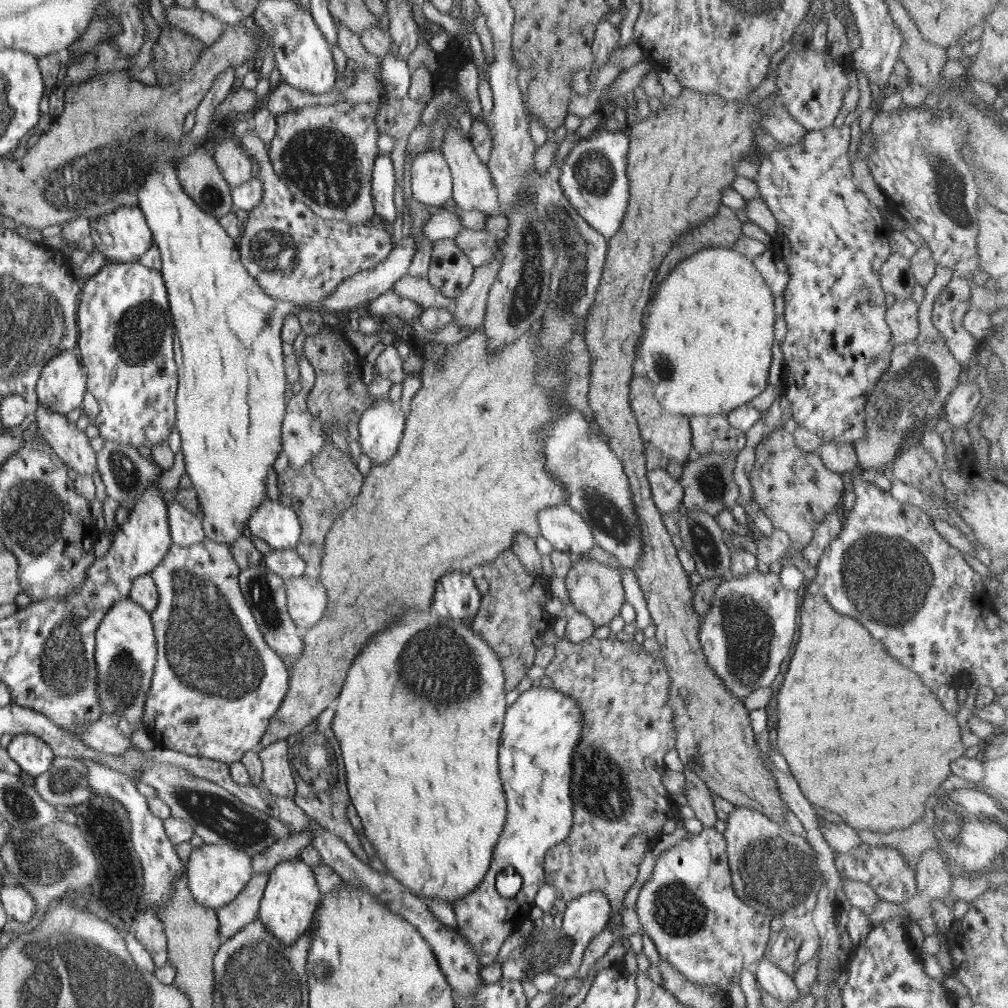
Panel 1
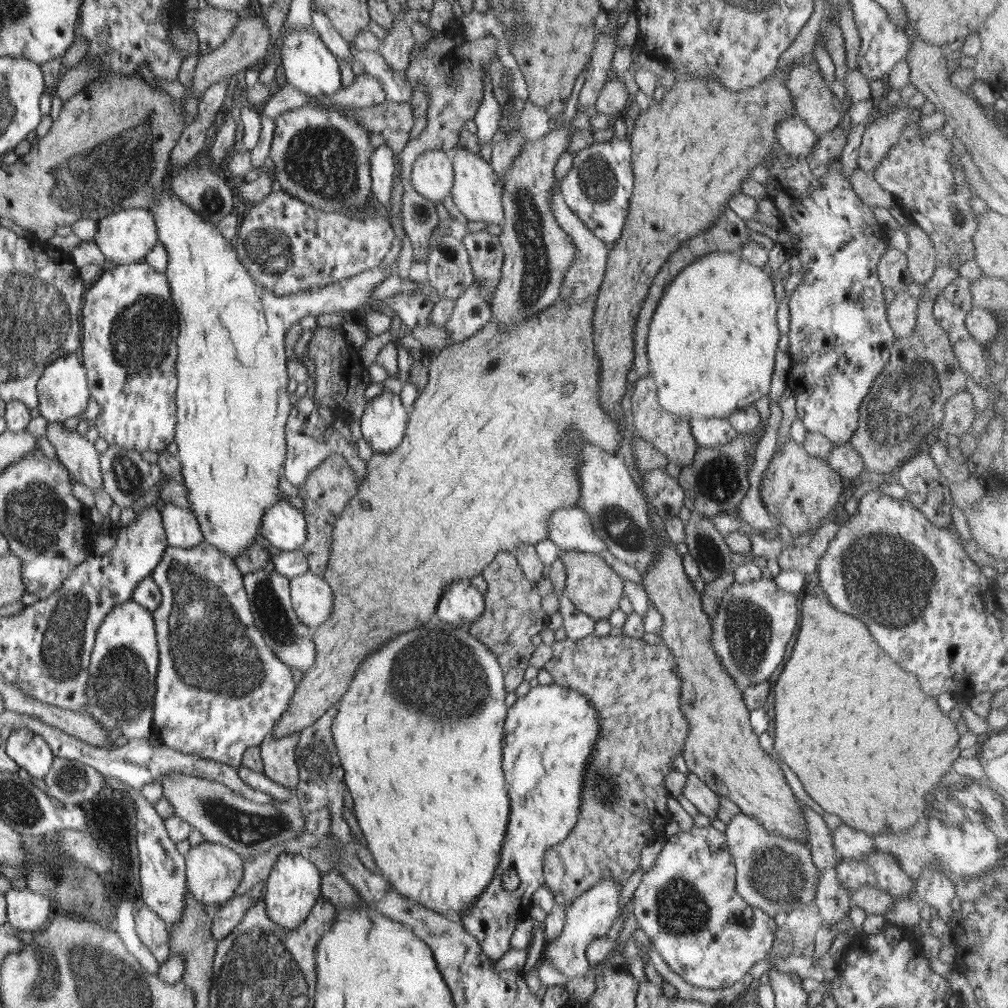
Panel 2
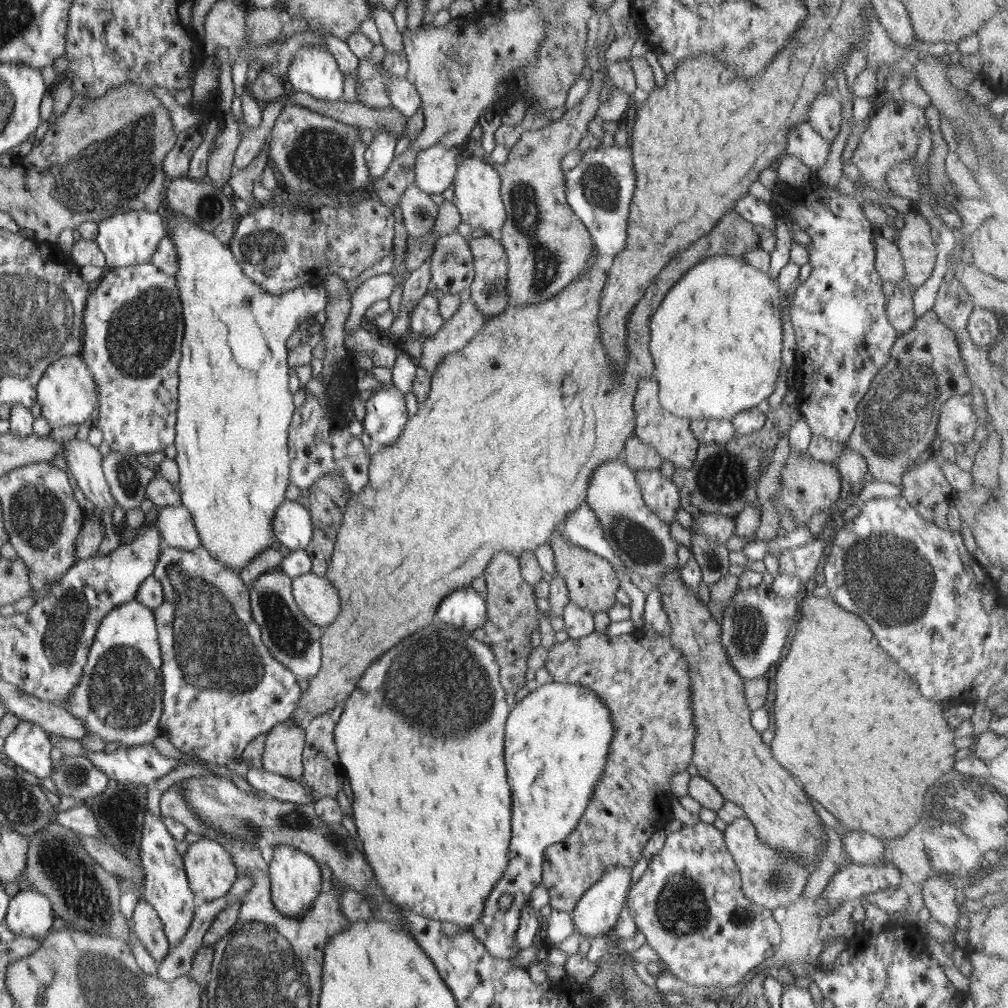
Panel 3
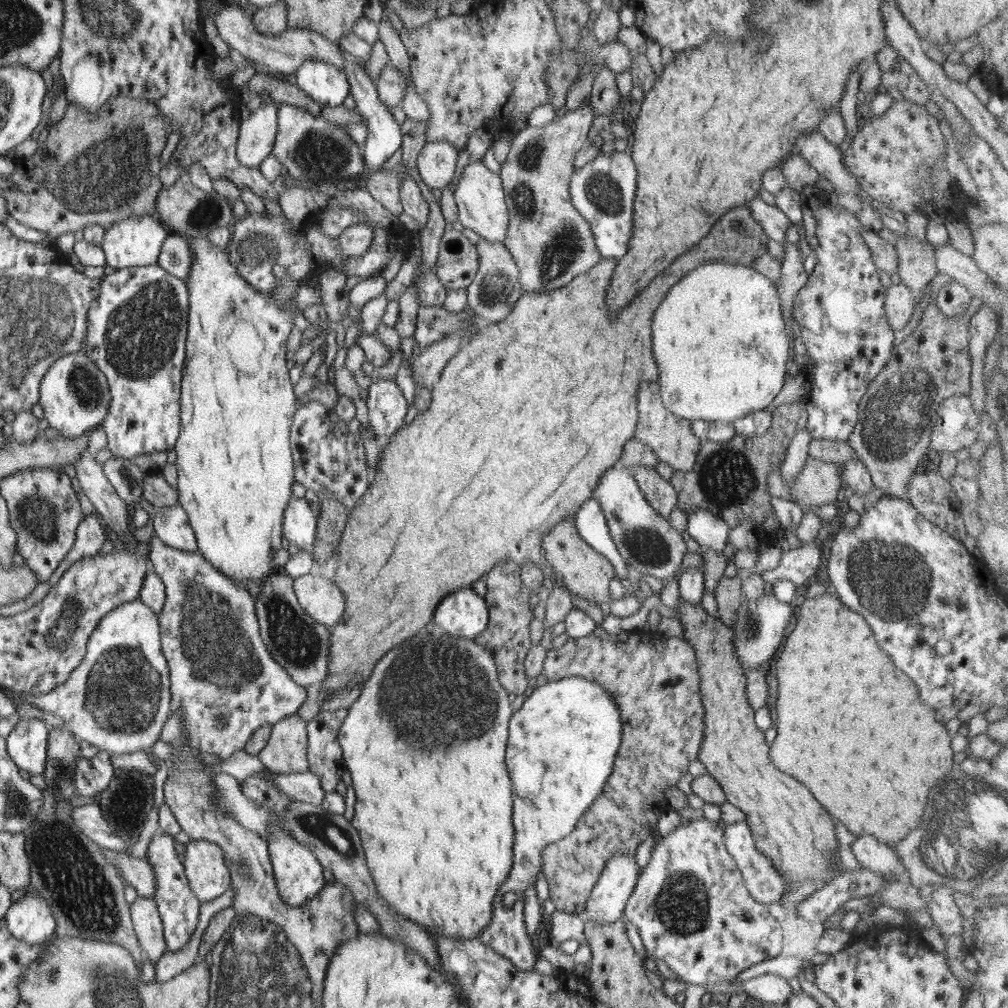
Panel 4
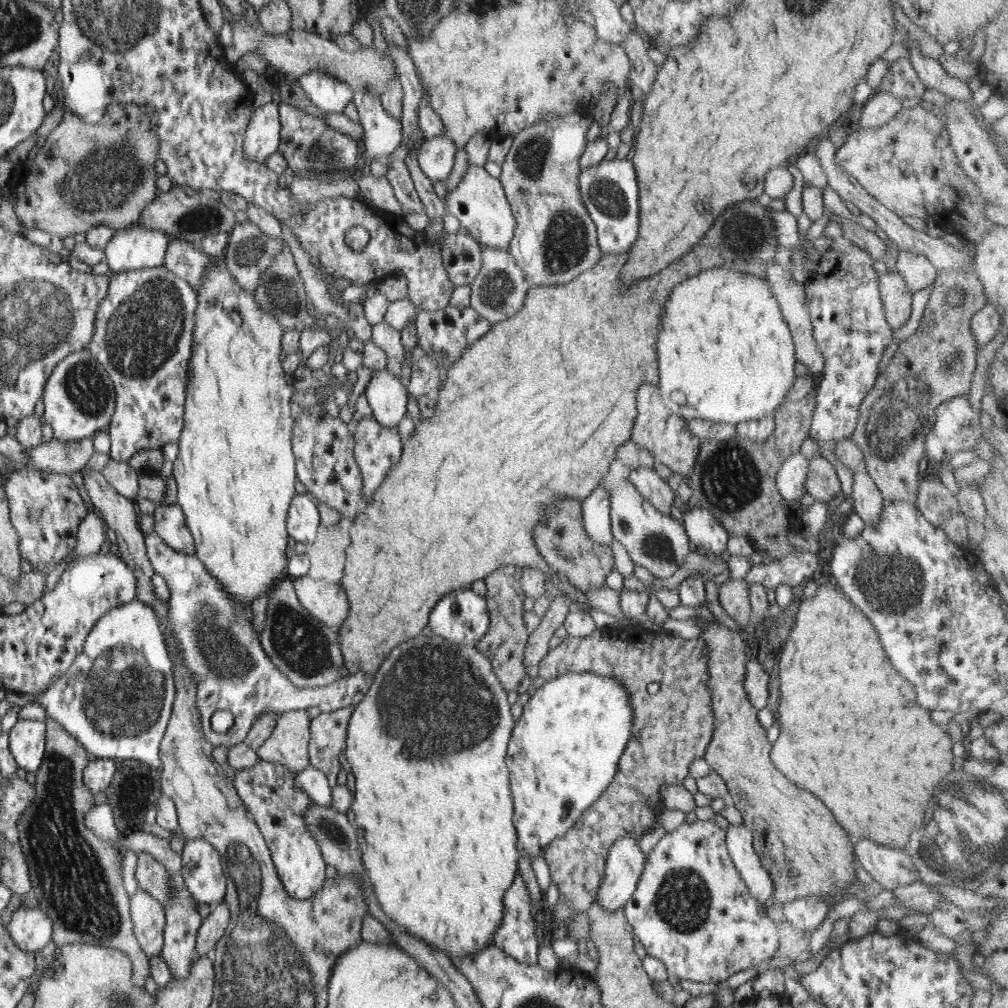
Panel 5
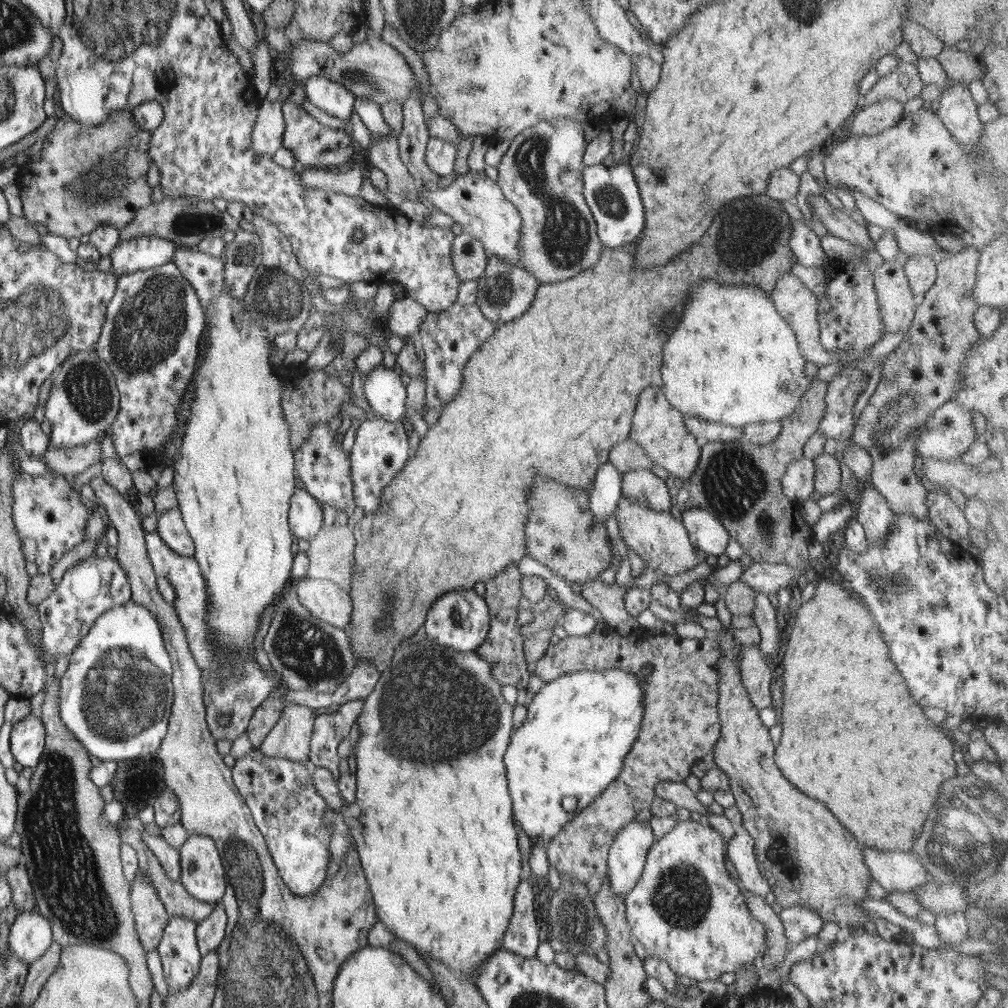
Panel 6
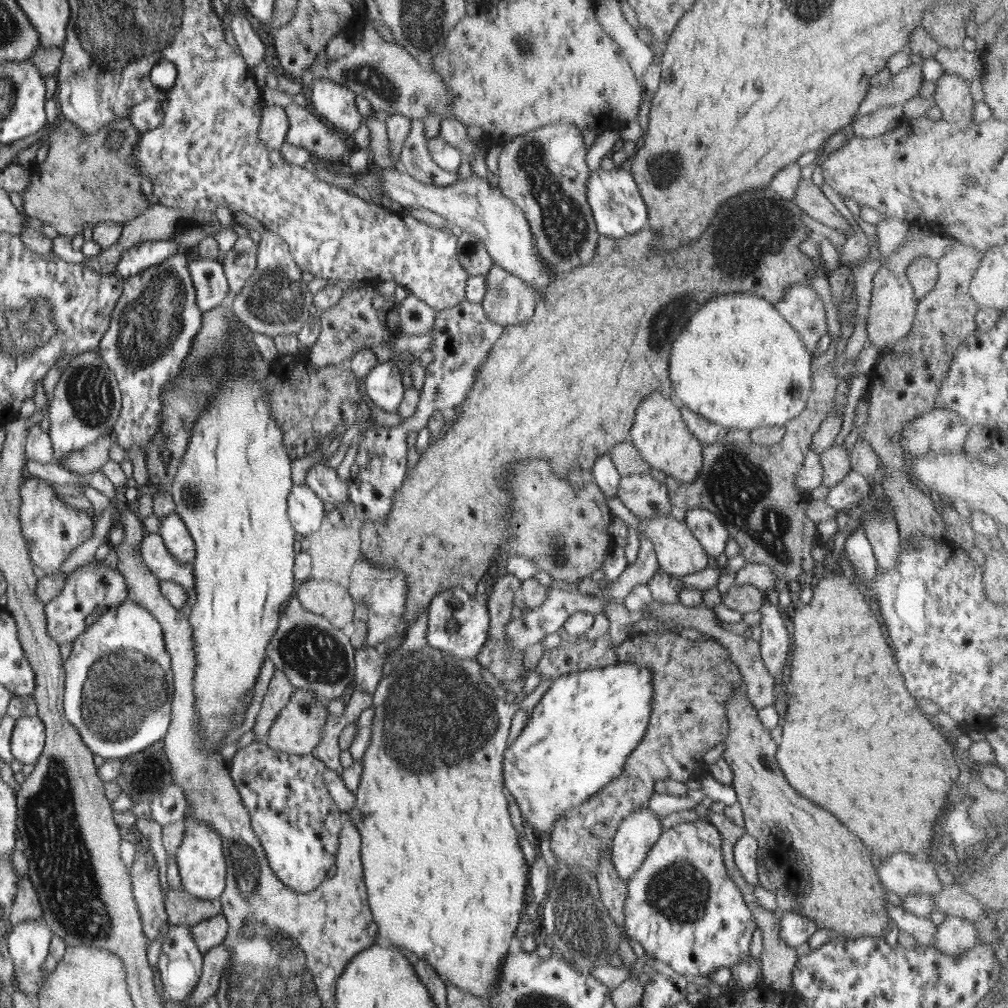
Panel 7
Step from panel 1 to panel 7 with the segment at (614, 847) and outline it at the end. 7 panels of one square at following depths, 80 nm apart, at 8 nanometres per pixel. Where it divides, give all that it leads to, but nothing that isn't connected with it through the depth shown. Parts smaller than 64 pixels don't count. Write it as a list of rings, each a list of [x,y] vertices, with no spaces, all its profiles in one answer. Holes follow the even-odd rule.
[[[650,631],[649,633],[642,634],[630,634],[622,644],[614,642],[608,635],[597,639],[585,639],[584,637],[579,637],[579,639],[571,638],[570,640],[562,640],[561,645],[558,648],[552,650],[543,650],[541,655],[541,660],[539,661],[538,667],[535,672],[538,673],[543,680],[554,680],[563,676],[566,673],[574,673],[581,671],[582,669],[600,669],[605,668],[606,666],[622,666],[622,664],[634,664],[634,666],[644,666],[648,667],[652,672],[652,690],[654,690],[654,695],[652,695],[652,715],[650,715],[650,721],[648,721],[648,729],[646,729],[645,735],[642,737],[642,740],[638,743],[638,746],[626,757],[625,768],[622,769],[622,774],[618,778],[614,778],[614,781],[610,782],[609,785],[604,787],[600,793],[595,794],[593,798],[589,798],[587,801],[584,801],[582,804],[579,804],[575,808],[570,808],[565,810],[565,813],[561,817],[558,817],[553,822],[553,829],[551,830],[550,835],[550,847],[552,852],[555,854],[555,858],[558,861],[564,861],[567,865],[574,866],[575,864],[580,864],[586,870],[589,870],[593,875],[597,874],[597,868],[599,865],[599,860],[601,854],[610,848],[612,843],[612,838],[614,838],[617,828],[620,826],[620,823],[624,818],[629,817],[635,810],[645,809],[648,806],[648,802],[654,793],[655,785],[658,781],[663,781],[664,779],[672,779],[674,781],[686,784],[692,778],[697,778],[705,774],[708,770],[708,764],[704,761],[704,754],[708,752],[711,748],[714,748],[720,742],[724,742],[728,734],[728,722],[726,722],[726,706],[727,700],[732,697],[732,693],[736,689],[744,690],[744,680],[742,680],[742,674],[740,674],[736,664],[732,662],[731,657],[729,656],[728,650],[724,646],[720,645],[717,640],[714,640],[709,637],[708,640],[690,640],[688,638],[682,637],[677,631],[675,632],[660,632],[660,631]]]

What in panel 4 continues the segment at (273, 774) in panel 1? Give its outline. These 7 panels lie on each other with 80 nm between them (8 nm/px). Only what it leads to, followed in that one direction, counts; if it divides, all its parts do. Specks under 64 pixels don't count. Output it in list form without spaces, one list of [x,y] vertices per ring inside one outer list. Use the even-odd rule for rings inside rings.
[[[295,713],[271,728],[266,746],[258,754],[259,759],[275,774],[306,772],[310,770],[307,744],[307,722]]]

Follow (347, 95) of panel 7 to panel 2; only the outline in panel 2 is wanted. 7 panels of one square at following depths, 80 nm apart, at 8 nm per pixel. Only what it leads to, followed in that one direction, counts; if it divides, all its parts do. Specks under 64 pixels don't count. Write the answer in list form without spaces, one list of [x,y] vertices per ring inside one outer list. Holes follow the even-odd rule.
[[[313,26],[290,31],[284,39],[281,54],[286,82],[301,90],[304,94],[310,97],[328,99],[342,87],[337,58],[319,39],[319,36],[313,30]]]

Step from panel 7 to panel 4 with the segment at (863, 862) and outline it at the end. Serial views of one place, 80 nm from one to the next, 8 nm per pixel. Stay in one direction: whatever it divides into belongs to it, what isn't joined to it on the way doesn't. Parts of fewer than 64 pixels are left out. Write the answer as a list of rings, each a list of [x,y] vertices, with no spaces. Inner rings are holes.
[[[679,597],[679,604],[676,607],[680,613],[677,619],[684,626],[684,634],[681,637],[692,643],[700,676],[705,737],[697,759],[706,766],[707,773],[711,774],[722,788],[726,800],[746,815],[745,821],[752,831],[756,848],[770,859],[781,877],[787,880],[787,886],[794,891],[803,883],[813,880],[818,888],[823,887],[842,871],[841,865],[835,863],[835,858],[839,858],[840,844],[834,831],[832,816],[820,806],[820,802],[810,794],[806,786],[778,770],[770,760],[770,746],[764,739],[764,733],[754,724],[755,711],[747,701],[747,676],[736,656],[732,628],[718,618],[708,615],[700,603],[690,604]]]

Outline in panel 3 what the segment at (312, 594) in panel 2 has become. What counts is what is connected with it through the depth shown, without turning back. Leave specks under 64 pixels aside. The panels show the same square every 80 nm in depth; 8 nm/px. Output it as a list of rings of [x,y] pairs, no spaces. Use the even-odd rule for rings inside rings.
[[[312,571],[301,574],[293,578],[291,587],[301,613],[311,623],[326,628],[340,614],[339,594],[326,575],[317,575]]]

